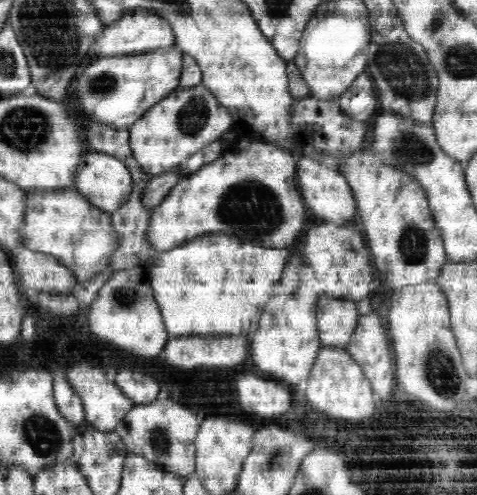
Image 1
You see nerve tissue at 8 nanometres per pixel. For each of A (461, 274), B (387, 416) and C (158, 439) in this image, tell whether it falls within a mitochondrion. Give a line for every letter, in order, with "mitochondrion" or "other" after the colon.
A: other
B: other
C: mitochondrion

